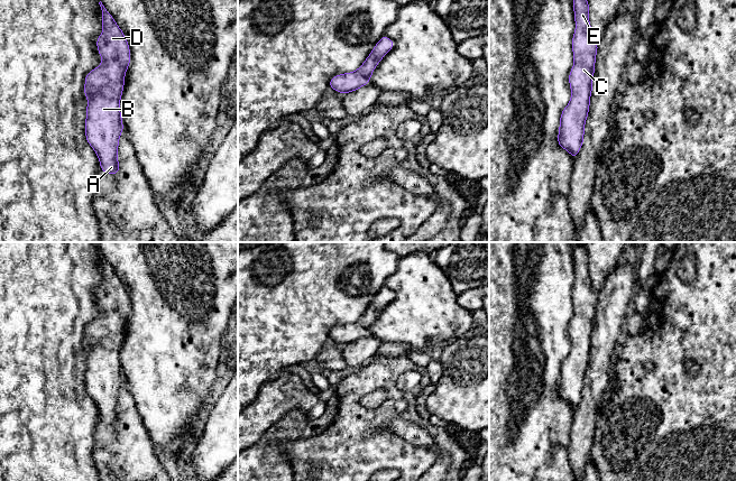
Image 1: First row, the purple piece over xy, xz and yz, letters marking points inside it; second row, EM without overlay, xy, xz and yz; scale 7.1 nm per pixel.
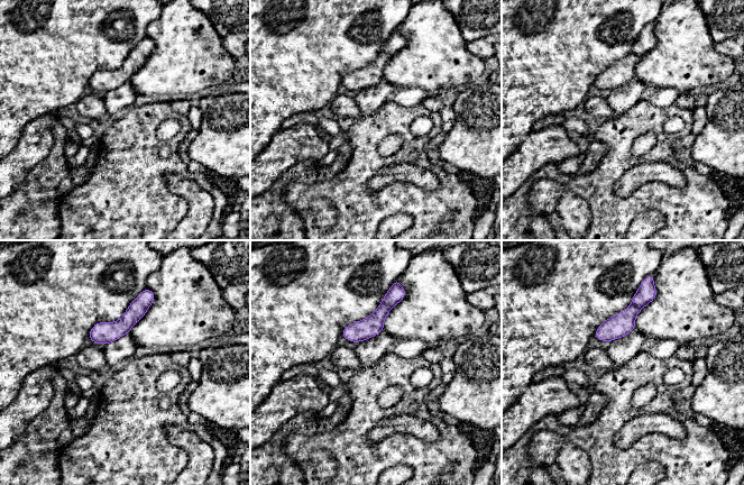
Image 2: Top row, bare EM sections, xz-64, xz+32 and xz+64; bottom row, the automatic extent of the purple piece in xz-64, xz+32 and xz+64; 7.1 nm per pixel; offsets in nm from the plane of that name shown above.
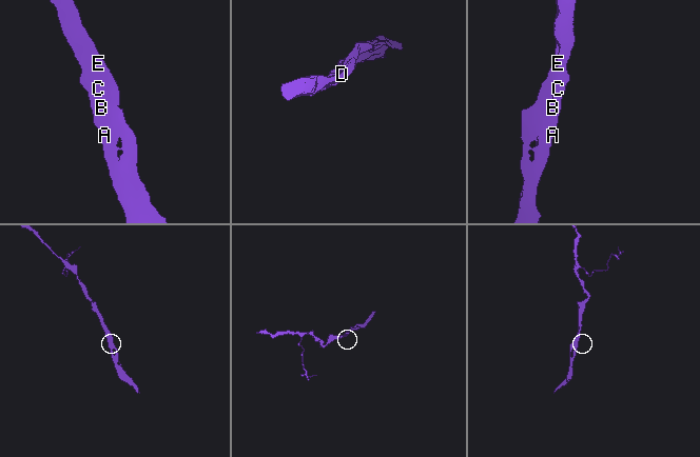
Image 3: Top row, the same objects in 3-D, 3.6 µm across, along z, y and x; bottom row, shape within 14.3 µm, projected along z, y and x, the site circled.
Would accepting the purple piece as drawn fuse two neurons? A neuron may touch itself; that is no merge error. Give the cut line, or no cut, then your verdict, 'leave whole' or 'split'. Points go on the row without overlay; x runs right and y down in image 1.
no cut; leave whole

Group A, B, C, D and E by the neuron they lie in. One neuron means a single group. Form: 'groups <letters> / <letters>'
groups A B C D E

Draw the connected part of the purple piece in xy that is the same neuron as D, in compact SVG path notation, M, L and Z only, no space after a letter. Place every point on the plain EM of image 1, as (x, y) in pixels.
M101 252L99 256L103 283L96 290L96 298L103 314L85 326L84 346L89 350L85 388L98 406L101 422L117 426L119 389L125 381L120 350L130 316L130 299L111 265Z

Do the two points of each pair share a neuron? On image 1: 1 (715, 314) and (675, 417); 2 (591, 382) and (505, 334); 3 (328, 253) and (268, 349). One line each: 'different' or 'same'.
1: same
2: different
3: same

